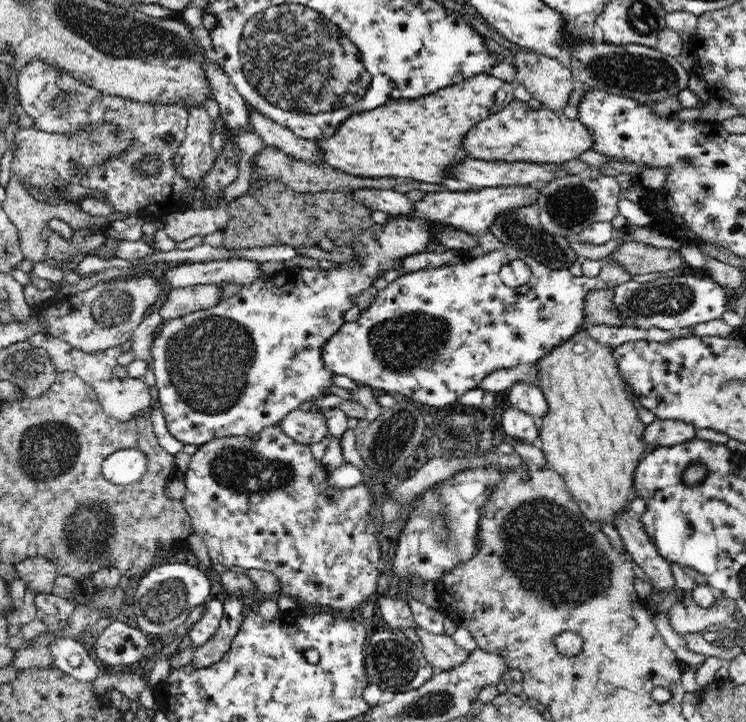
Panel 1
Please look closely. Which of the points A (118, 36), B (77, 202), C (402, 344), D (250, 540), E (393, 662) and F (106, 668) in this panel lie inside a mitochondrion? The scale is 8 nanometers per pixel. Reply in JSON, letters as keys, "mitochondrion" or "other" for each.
{"A":"mitochondrion","B":"other","C":"mitochondrion","D":"other","E":"mitochondrion","F":"other"}

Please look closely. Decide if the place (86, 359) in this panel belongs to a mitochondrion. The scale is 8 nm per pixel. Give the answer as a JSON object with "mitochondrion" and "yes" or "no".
{"mitochondrion":"no"}

